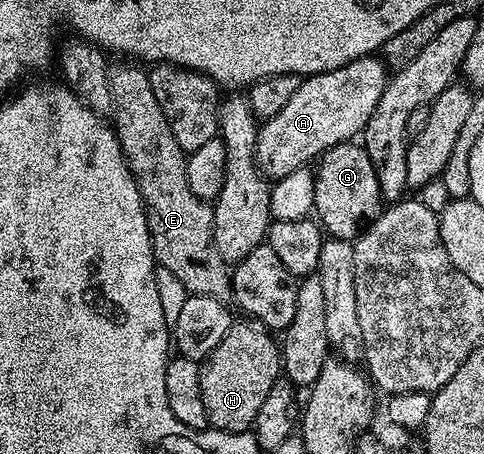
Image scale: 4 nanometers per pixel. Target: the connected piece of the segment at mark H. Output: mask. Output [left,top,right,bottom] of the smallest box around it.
[200,323,282,433]

